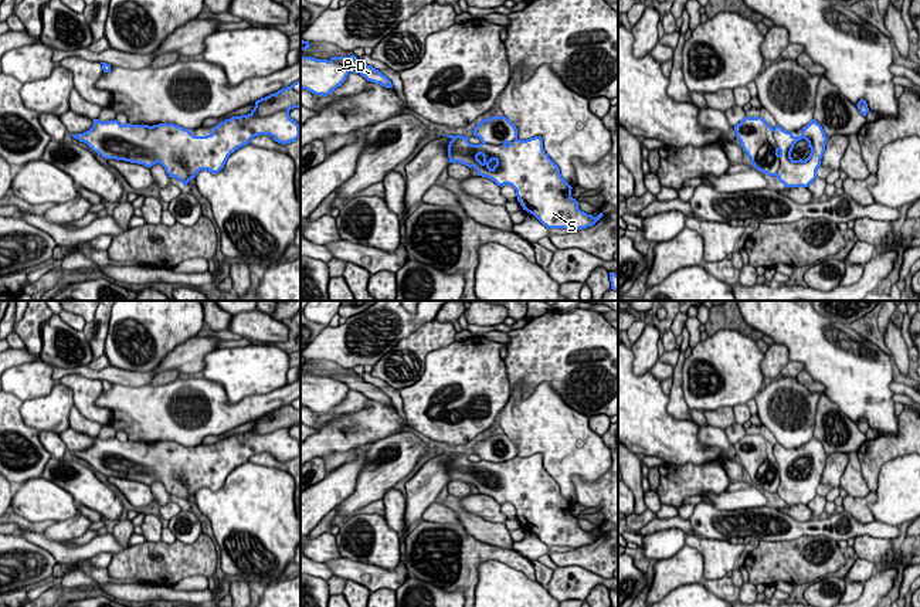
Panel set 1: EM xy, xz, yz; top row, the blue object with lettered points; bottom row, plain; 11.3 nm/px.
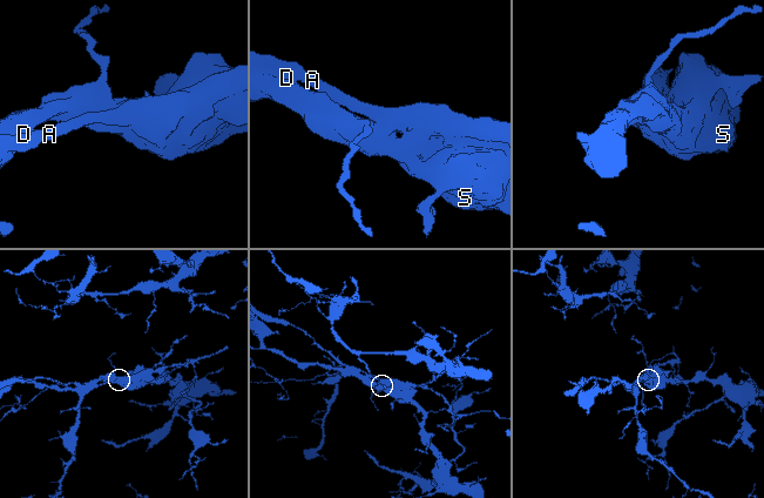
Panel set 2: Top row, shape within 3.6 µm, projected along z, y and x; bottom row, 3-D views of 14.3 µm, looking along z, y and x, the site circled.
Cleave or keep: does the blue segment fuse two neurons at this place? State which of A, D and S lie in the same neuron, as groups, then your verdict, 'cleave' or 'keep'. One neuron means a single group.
groups A / D S; cleave

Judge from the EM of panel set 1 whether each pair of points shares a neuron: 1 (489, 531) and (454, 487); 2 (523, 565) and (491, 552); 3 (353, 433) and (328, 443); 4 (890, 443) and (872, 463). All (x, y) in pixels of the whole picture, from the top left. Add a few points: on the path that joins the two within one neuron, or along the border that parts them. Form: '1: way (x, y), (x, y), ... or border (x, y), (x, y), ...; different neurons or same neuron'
1: border (448, 492), (458, 498); different neurons
2: way (515, 559), (499, 555); same neuron
3: way (348, 433), (333, 437); same neuron
4: way (886, 447), (875, 458); same neuron

